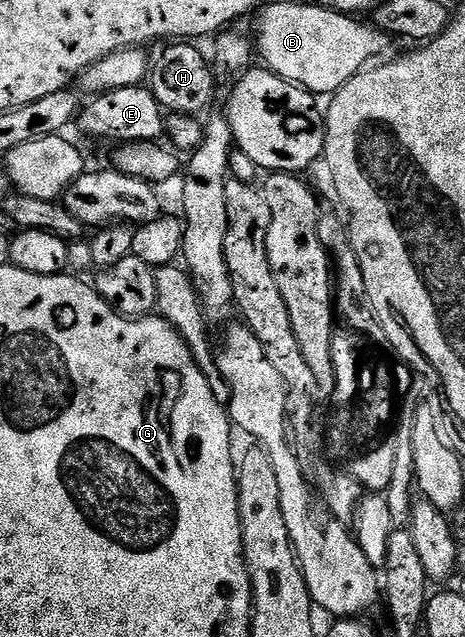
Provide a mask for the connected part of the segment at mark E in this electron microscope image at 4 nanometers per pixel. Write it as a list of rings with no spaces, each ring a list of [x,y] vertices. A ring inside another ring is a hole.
[[[145,84],[107,89],[91,101],[94,102],[88,106],[85,104],[76,118],[76,125],[90,137],[99,137],[102,141],[116,141],[115,143],[158,143],[167,132],[167,114],[152,89]]]

